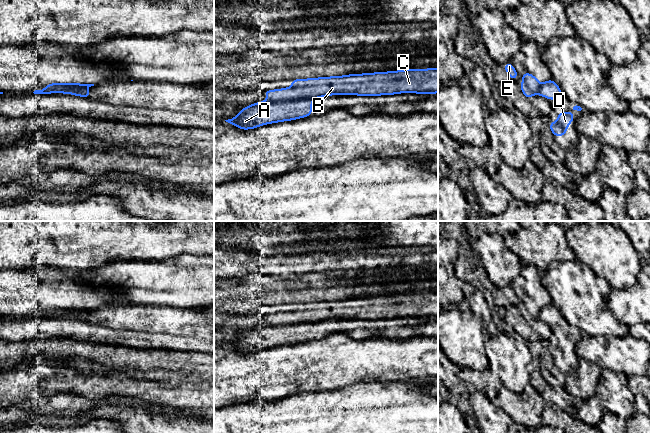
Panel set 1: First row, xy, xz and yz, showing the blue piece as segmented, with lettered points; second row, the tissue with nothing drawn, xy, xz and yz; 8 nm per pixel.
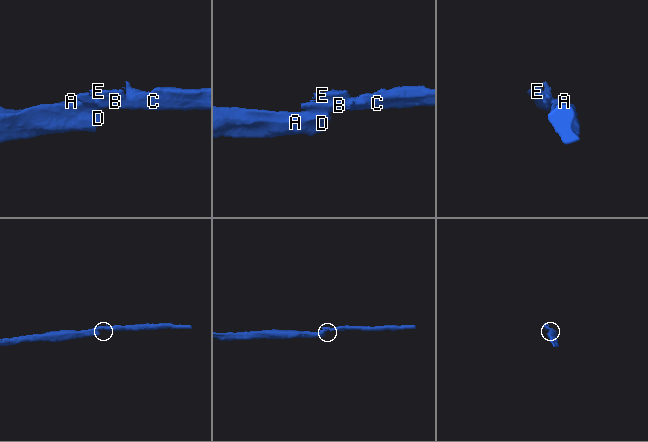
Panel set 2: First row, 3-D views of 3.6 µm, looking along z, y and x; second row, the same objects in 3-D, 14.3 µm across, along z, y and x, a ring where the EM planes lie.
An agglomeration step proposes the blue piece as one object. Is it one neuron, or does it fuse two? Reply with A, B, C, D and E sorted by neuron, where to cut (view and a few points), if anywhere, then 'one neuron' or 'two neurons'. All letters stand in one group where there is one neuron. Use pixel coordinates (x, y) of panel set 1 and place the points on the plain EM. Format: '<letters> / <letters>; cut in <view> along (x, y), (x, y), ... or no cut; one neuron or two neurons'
A D / B C E; cut in xz along (311, 323), (269, 325); two neurons

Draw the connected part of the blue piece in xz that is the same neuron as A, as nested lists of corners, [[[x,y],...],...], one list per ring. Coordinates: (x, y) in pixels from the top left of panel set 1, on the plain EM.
[[[311,323],[262,325],[241,333],[236,341],[225,345],[240,353],[247,354],[310,339],[312,339]]]

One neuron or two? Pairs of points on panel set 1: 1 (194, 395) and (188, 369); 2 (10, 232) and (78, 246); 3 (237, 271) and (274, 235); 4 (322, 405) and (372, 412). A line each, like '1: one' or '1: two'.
1: two
2: one
3: two
4: one

